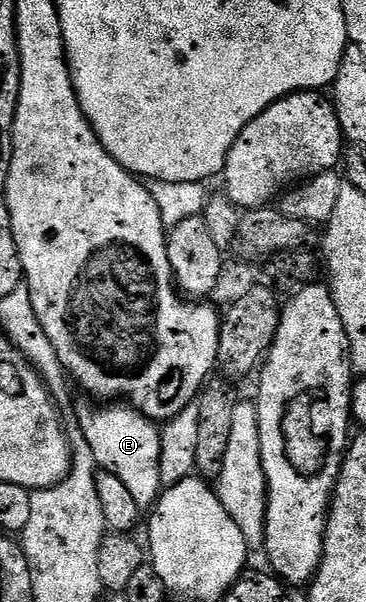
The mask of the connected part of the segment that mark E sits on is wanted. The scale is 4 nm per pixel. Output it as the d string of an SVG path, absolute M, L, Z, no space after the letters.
M109 402L104 406L93 404L78 406L75 424L81 429L87 446L91 446L91 454L95 454L98 469L120 478L142 510L152 509L163 491L159 474L161 428L128 403Z

